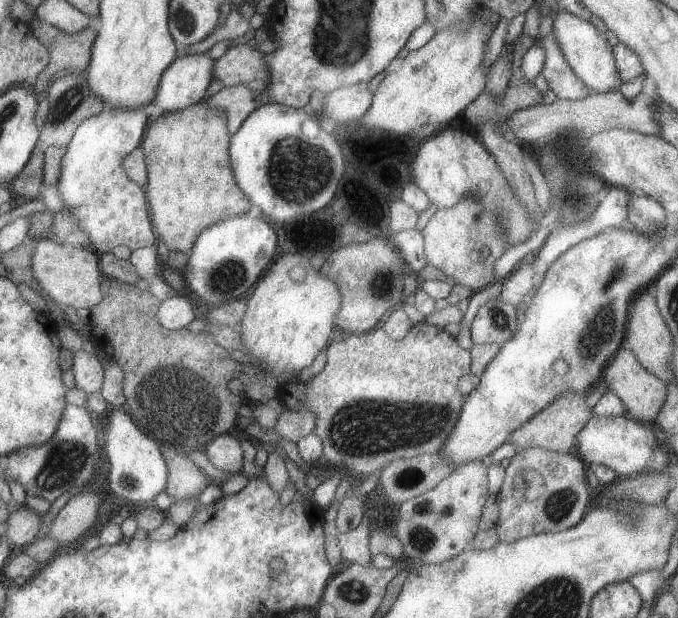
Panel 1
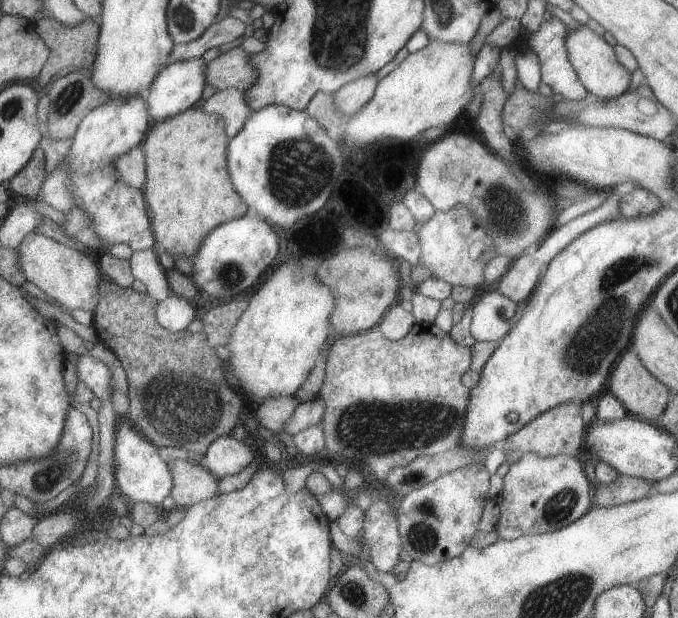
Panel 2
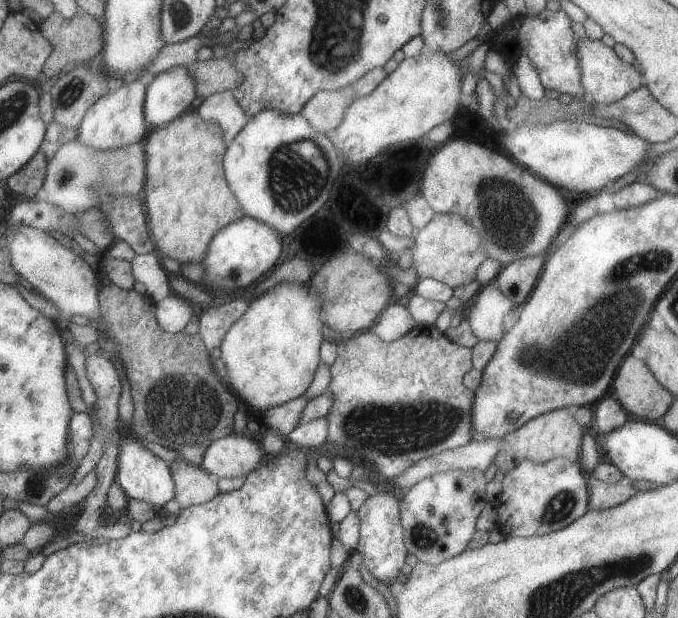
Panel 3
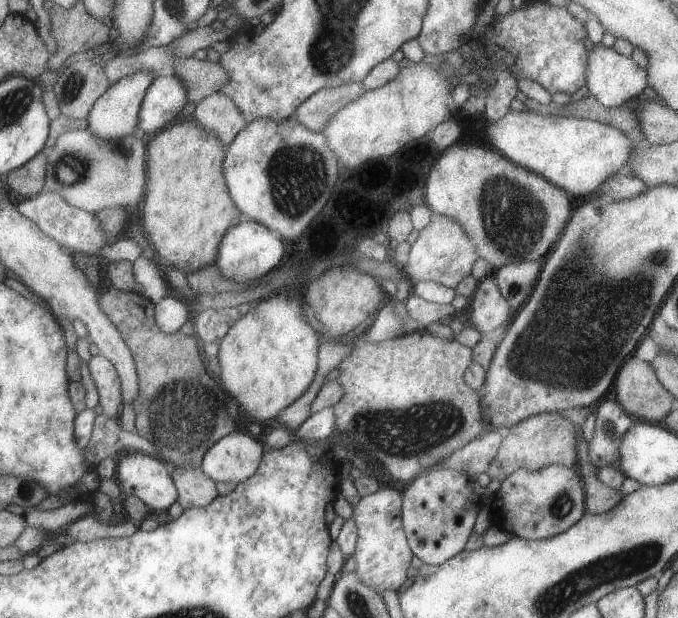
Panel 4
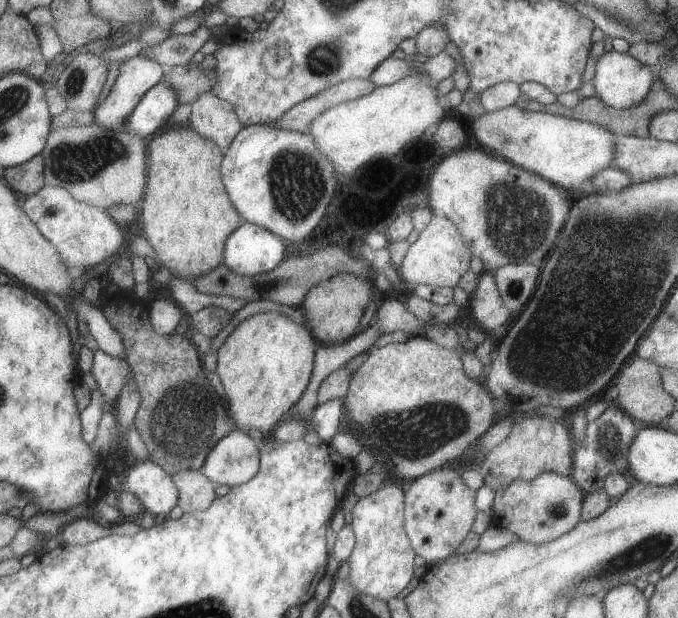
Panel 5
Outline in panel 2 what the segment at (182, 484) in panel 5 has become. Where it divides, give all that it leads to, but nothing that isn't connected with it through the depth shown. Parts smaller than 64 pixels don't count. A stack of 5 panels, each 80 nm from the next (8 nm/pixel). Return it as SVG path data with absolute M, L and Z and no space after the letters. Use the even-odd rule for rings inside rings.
M173 459L166 465L172 478L170 496L177 507L190 507L219 493L218 479L200 463Z

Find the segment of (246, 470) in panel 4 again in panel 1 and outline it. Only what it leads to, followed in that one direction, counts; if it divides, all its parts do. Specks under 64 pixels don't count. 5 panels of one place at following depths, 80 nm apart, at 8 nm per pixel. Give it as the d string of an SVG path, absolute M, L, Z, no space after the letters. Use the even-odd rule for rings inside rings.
M227 432L210 440L202 450L215 468L234 475L241 472L243 464L243 453L239 444L240 439L235 433Z

